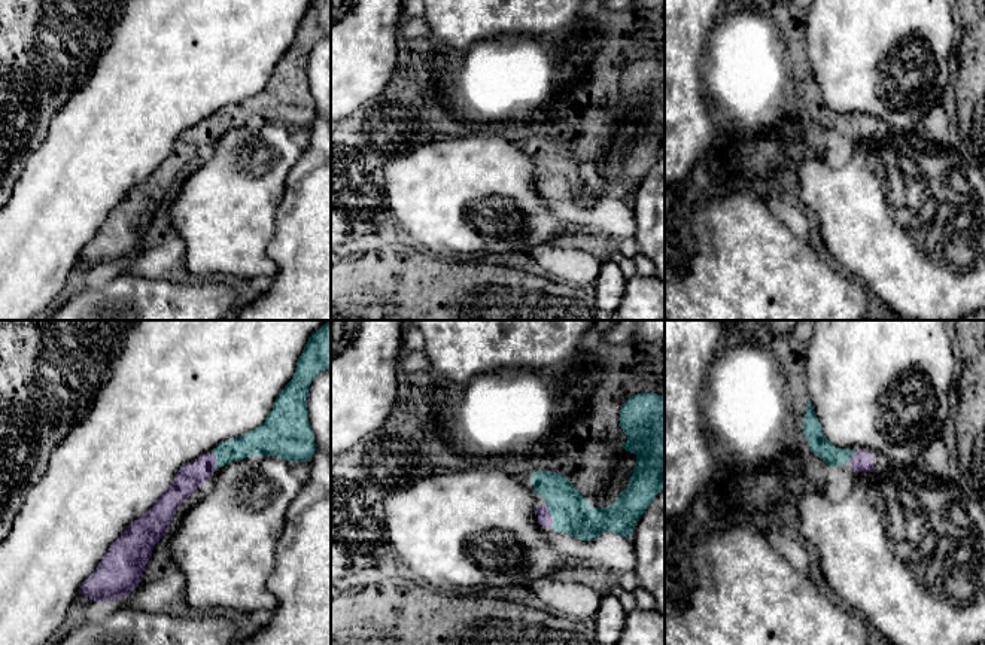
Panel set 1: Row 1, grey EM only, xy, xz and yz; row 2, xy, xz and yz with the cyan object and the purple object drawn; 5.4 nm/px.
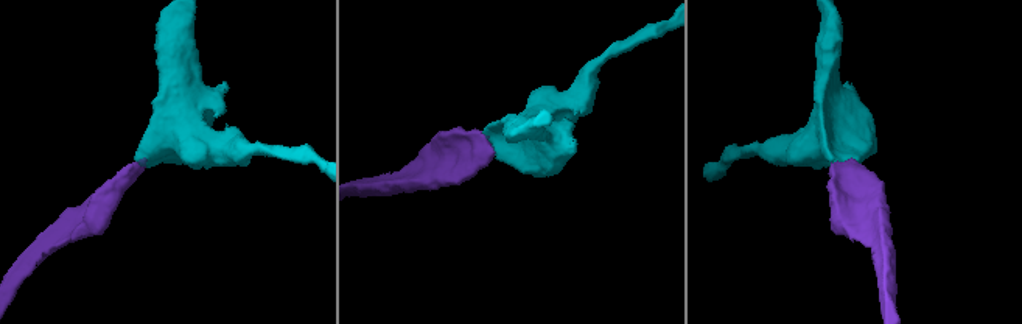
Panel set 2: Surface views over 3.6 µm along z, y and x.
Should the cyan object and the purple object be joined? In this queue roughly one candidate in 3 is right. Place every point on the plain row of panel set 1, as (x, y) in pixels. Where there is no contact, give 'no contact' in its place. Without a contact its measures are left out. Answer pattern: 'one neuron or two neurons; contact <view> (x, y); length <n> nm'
one neuron; contact xz (550, 179); length 120 nm

